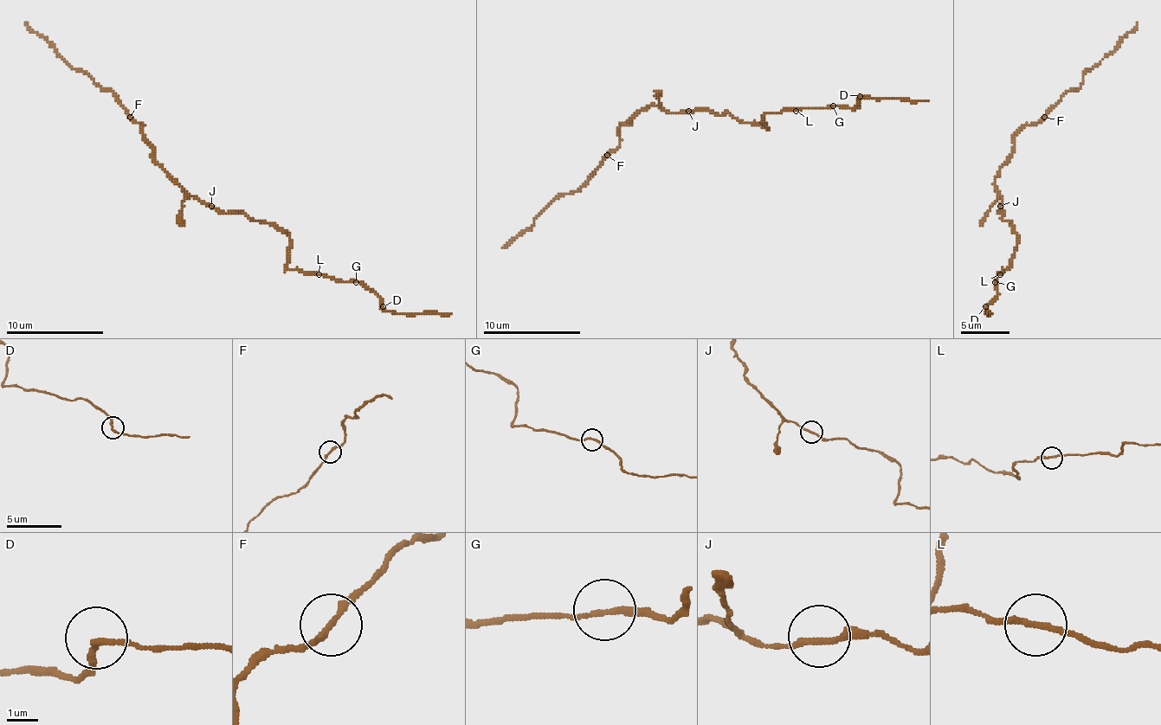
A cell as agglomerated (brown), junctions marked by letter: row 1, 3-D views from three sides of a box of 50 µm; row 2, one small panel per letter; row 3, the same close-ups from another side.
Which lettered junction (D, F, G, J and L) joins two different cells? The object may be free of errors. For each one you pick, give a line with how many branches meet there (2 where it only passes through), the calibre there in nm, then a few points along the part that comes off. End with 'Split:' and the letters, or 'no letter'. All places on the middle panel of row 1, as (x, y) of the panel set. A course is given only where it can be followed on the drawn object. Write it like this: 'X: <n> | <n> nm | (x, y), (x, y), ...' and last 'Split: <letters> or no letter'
Split: no letter

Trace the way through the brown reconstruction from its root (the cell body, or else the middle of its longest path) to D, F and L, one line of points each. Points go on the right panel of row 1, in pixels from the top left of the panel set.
D: (1002, 206), (1000, 213), (1012, 223), (1016, 250), (1012, 265), (997, 274), (997, 294), (985, 306)
F: (1002, 206), (1002, 196), (997, 191), (995, 176), (1012, 157), (1015, 137), (1027, 125), (1034, 125), (1044, 118)
L: (1002, 206), (1000, 213), (1004, 213), (1002, 218), (1012, 223), (1016, 250), (1012, 265), (1000, 274)

